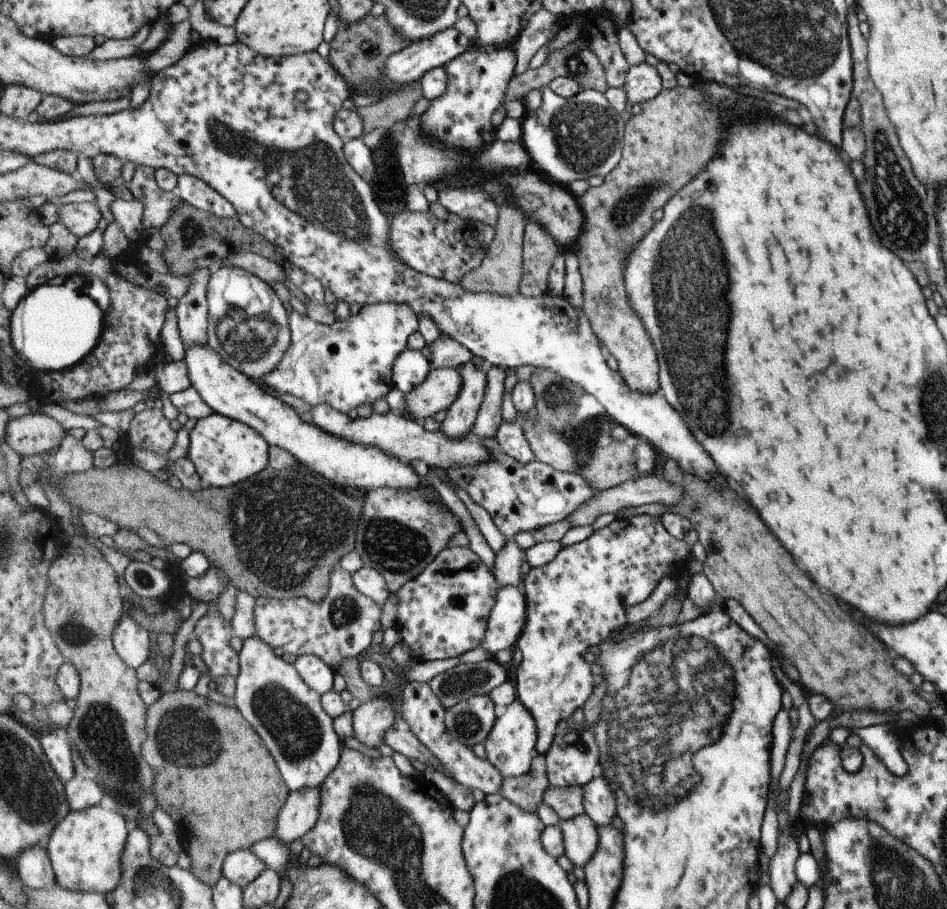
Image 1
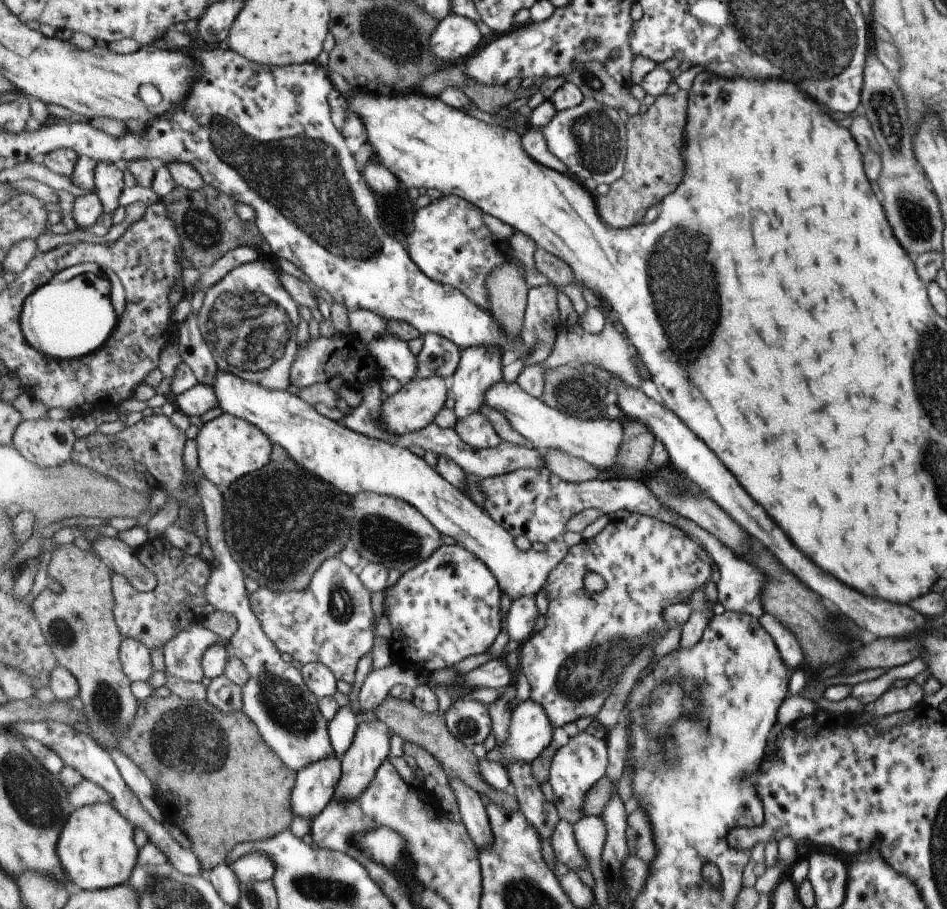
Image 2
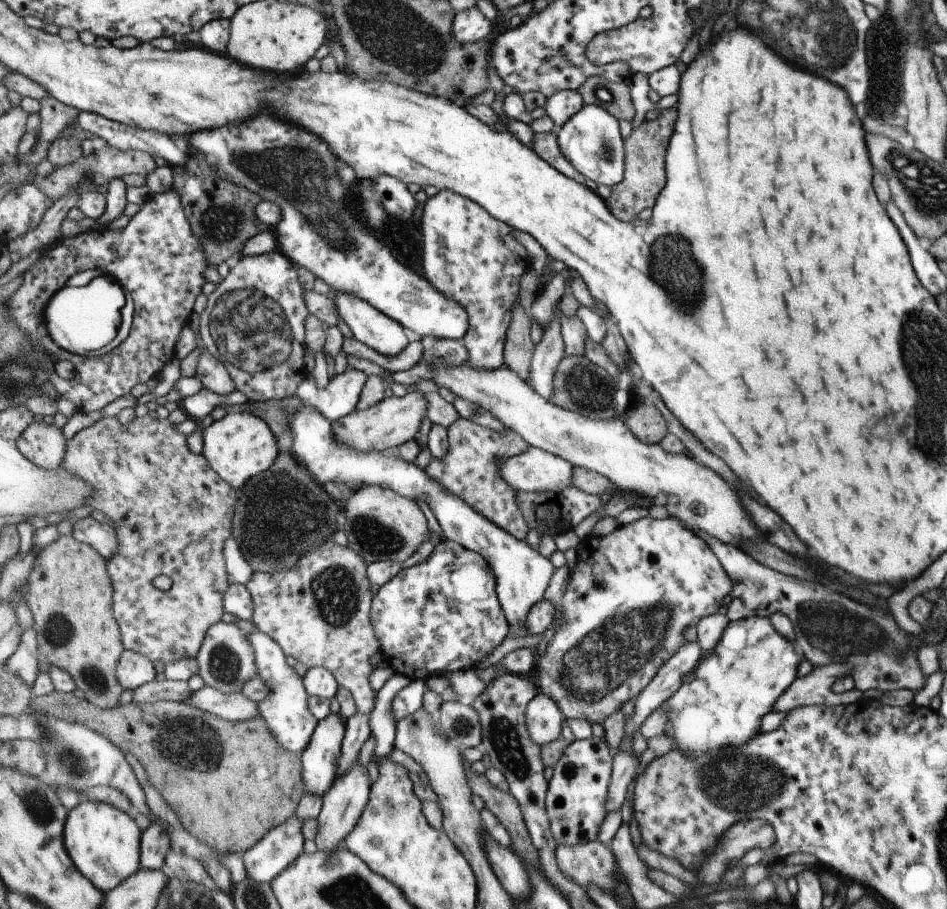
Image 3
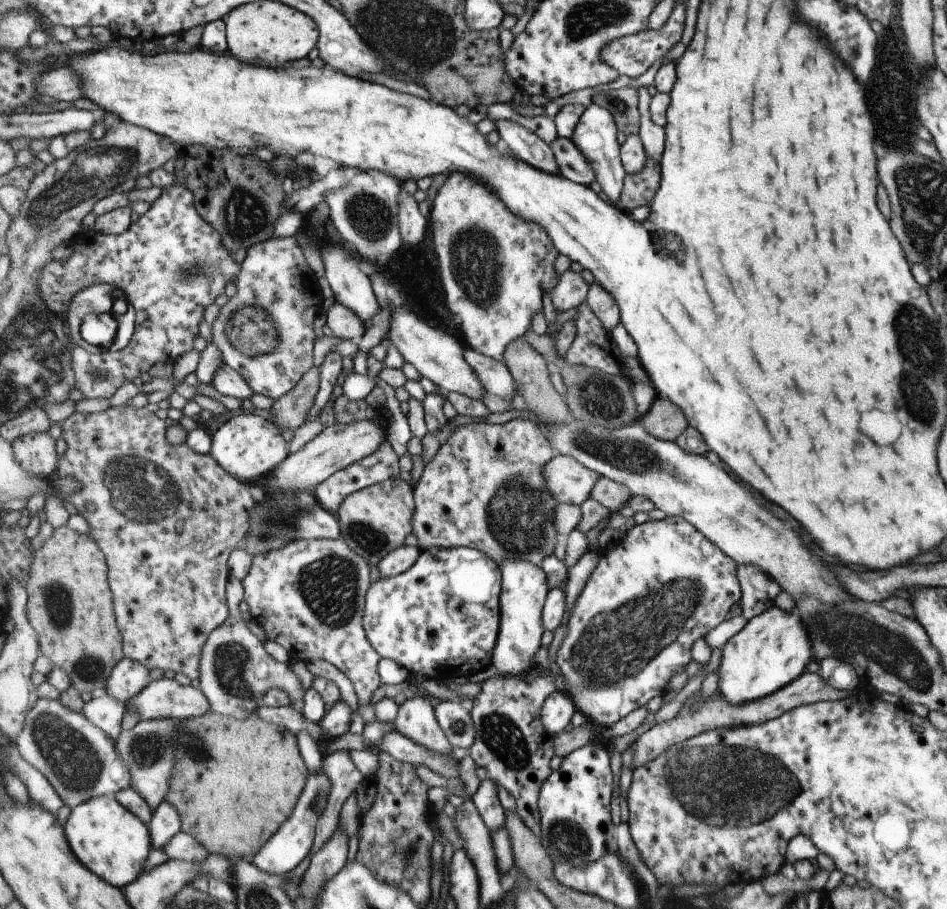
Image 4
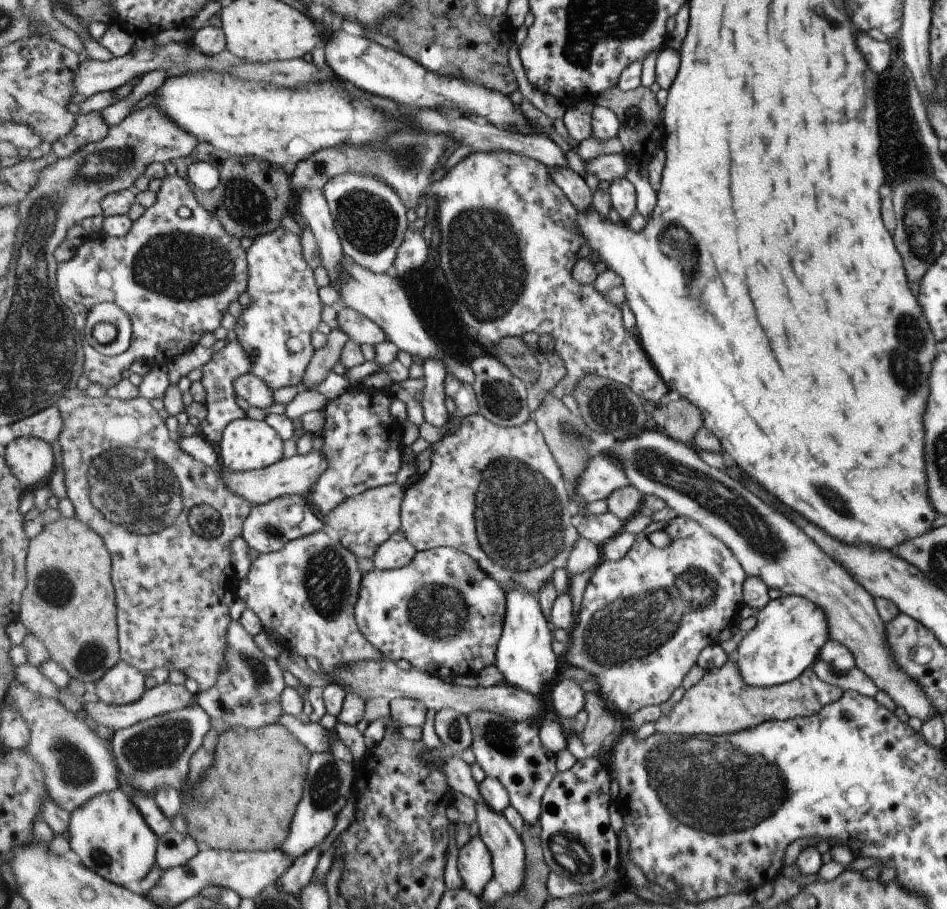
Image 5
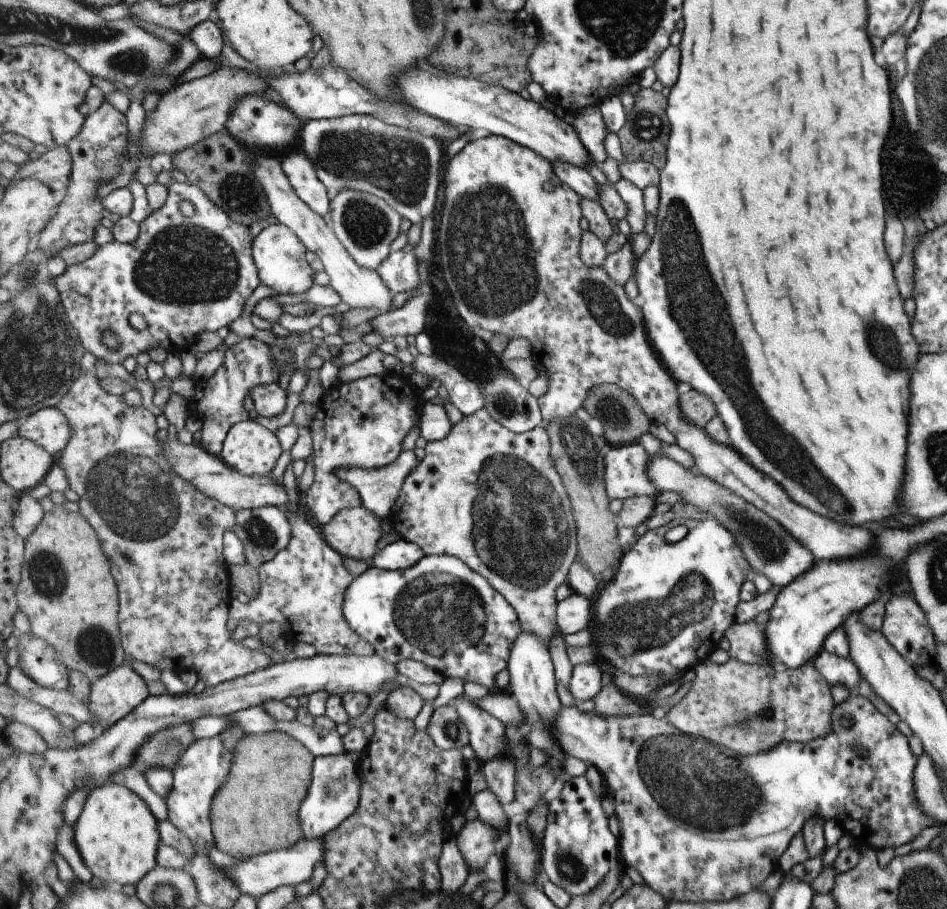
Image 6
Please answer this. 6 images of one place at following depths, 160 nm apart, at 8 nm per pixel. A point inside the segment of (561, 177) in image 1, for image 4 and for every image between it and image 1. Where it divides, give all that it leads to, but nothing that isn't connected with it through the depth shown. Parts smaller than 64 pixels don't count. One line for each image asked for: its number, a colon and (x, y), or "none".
2: (591, 138)
3: (591, 140)
4: (596, 135)

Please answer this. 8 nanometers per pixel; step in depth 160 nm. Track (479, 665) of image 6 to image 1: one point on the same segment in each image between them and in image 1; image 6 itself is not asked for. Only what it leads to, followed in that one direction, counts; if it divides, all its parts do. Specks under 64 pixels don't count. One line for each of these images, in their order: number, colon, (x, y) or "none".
1: (443, 613)
2: (448, 608)
3: (443, 615)
4: (442, 618)
5: (443, 613)

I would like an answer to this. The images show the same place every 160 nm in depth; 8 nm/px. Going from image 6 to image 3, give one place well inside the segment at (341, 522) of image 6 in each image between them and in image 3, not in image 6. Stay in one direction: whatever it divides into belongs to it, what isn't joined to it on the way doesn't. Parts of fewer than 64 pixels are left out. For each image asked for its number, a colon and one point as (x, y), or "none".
3: (381, 525)
4: (374, 521)
5: (363, 523)

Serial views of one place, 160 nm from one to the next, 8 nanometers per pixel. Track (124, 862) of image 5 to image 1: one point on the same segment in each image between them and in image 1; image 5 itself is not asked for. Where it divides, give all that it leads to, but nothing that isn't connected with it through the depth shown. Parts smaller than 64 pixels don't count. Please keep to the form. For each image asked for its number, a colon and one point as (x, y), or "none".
1: (86, 849)
2: (98, 848)
3: (105, 843)
4: (111, 840)

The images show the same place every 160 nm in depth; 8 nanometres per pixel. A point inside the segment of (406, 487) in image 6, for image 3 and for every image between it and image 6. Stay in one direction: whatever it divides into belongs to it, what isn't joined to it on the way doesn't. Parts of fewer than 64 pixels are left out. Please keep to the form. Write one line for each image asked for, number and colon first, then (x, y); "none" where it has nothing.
3: (471, 468)
4: (485, 489)
5: (497, 493)

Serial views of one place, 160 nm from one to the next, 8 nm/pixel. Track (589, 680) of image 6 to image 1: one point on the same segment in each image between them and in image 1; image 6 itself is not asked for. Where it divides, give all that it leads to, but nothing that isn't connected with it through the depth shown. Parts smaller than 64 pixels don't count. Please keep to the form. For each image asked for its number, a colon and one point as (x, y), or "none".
1: (512, 744)
2: (531, 732)
3: (545, 719)
4: (559, 709)
5: (568, 695)

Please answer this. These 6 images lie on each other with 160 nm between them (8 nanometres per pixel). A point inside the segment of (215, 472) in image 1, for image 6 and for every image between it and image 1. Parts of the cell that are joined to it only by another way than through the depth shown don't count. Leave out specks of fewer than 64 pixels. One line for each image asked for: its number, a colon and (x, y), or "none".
2: (230, 448)
3: (239, 446)
4: (248, 446)
5: (247, 445)
6: (250, 448)

